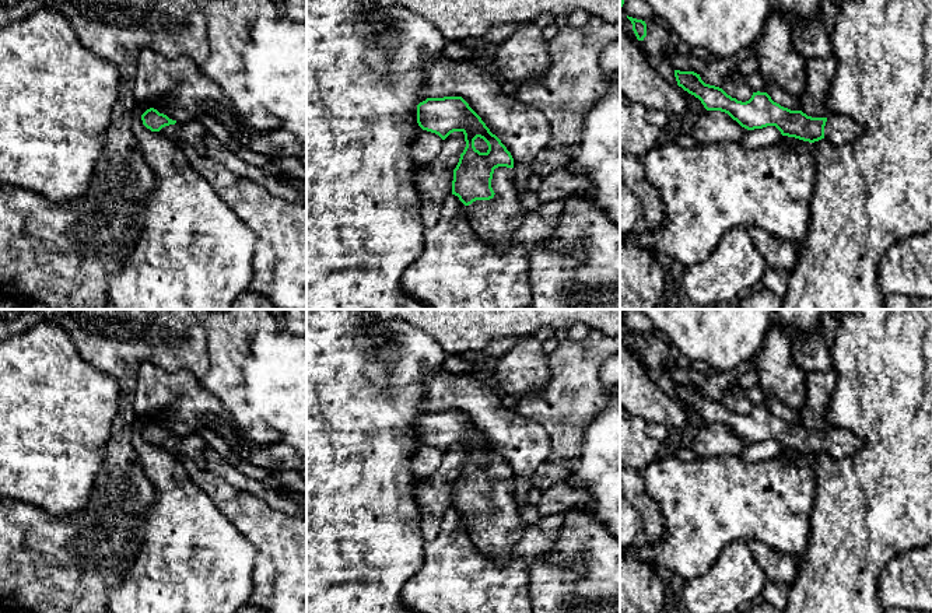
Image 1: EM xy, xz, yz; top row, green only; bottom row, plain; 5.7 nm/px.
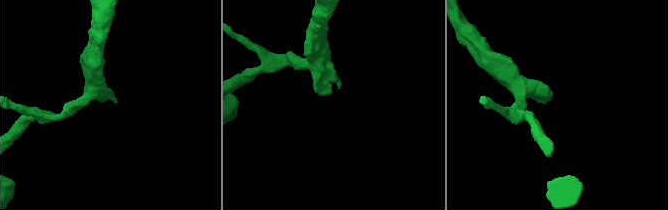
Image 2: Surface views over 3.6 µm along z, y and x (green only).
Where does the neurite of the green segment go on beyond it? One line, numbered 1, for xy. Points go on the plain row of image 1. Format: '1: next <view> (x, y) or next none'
1: next xy (192, 445)

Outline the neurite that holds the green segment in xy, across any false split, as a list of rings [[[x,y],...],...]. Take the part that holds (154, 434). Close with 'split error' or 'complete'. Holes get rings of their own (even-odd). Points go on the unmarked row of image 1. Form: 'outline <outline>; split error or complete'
outline [[[150,421],[141,428],[141,434],[151,445],[160,445],[178,458],[186,456],[195,460],[199,467],[204,469],[207,444],[197,432],[176,435],[160,427],[157,423]]]; split error

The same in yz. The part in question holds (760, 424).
outline [[[675,383],[677,399],[701,414],[707,424],[728,427],[747,444],[775,439],[782,449],[814,456],[821,452],[834,459],[855,456],[863,442],[852,431],[831,425],[827,431],[812,431],[774,416],[767,406],[753,406],[746,416],[728,409],[722,402],[705,397],[694,385]]]; split error

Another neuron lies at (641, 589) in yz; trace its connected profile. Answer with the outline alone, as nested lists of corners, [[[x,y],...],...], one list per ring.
[[[620,554],[620,613],[662,613],[665,585],[649,563]]]

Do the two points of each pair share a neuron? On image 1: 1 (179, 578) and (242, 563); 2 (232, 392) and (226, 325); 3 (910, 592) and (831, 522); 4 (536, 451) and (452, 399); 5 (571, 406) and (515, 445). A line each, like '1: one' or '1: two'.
1: one
2: one
3: two
4: one
5: two

